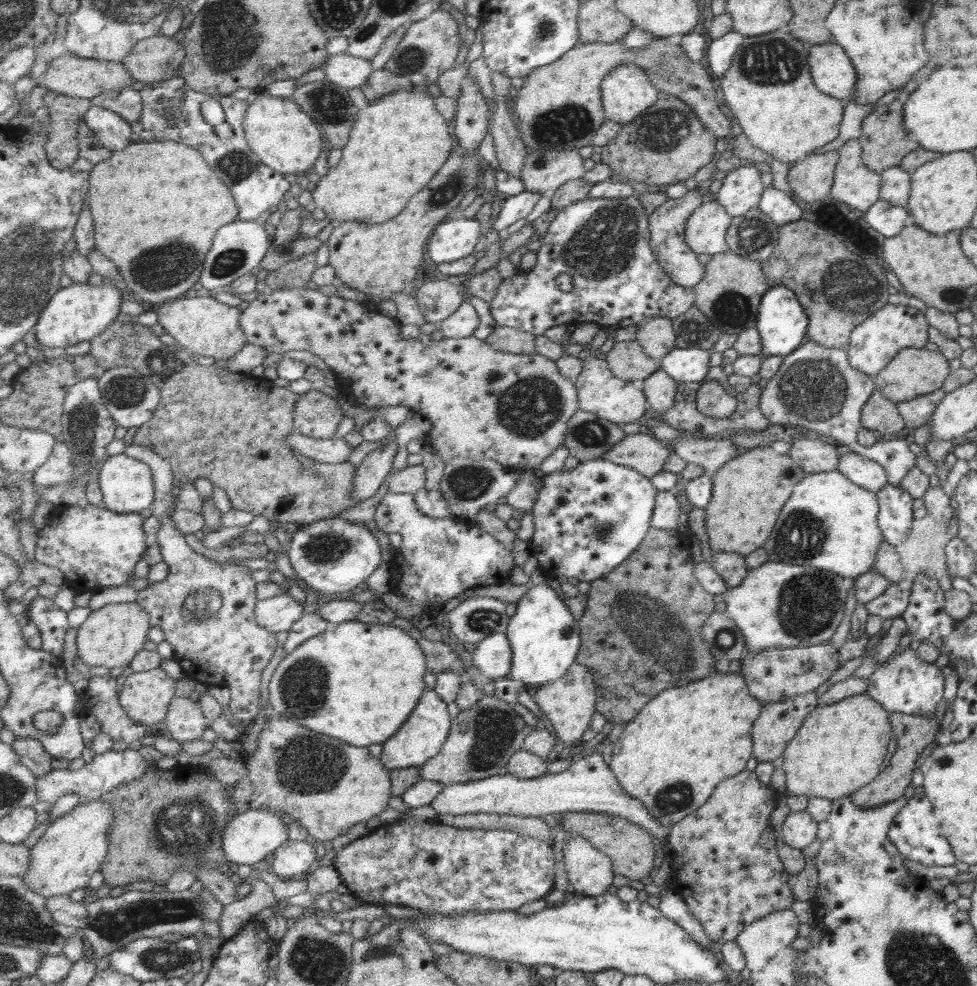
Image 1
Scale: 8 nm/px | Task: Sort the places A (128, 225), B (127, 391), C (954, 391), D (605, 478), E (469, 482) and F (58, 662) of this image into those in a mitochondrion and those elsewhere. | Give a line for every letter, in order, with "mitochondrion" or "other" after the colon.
A: other
B: mitochondrion
C: other
D: other
E: mitochondrion
F: other

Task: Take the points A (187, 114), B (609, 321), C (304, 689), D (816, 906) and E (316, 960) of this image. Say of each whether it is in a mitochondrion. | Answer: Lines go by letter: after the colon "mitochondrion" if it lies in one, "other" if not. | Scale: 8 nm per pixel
A: other
B: other
C: mitochondrion
D: other
E: mitochondrion

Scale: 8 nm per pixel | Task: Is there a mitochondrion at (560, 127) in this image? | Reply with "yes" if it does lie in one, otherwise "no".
yes

